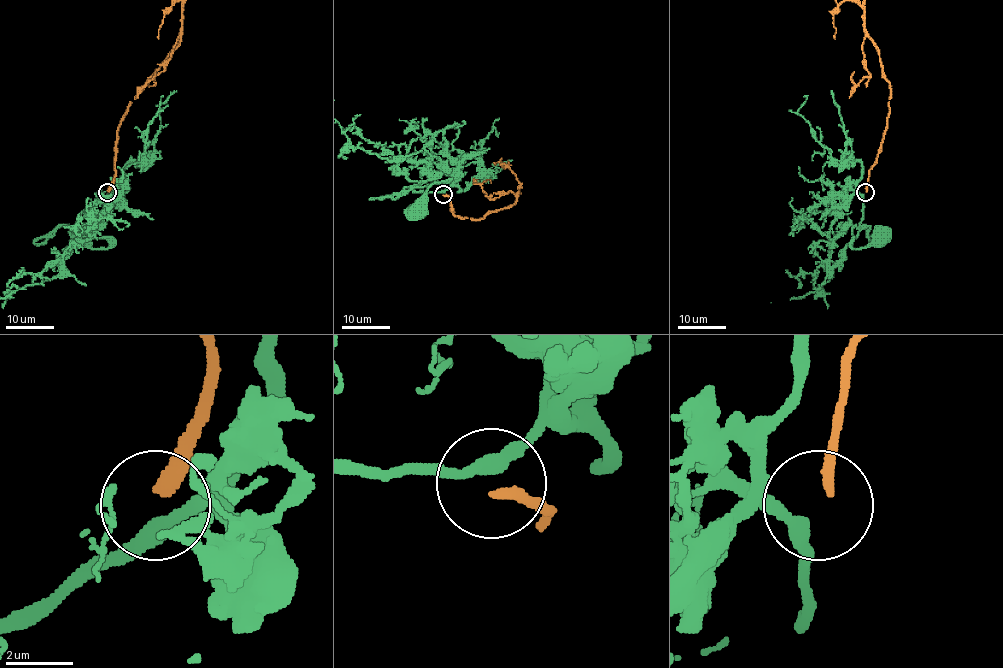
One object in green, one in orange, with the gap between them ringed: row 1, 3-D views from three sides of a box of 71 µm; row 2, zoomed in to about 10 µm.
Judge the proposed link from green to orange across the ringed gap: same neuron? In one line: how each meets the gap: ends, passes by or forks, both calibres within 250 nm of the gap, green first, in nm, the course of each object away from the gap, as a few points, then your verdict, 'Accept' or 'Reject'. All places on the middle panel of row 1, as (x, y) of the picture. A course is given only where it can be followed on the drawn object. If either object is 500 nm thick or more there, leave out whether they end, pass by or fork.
At the ring green passes by. At the ring orange ends. Thickness 400 nm (green) against 360 nm. Course of green: (444, 192), (416, 191), (411, 186), (421, 188), (445, 180), (435, 182), (428, 189), (427, 198), (416, 209). Reject

